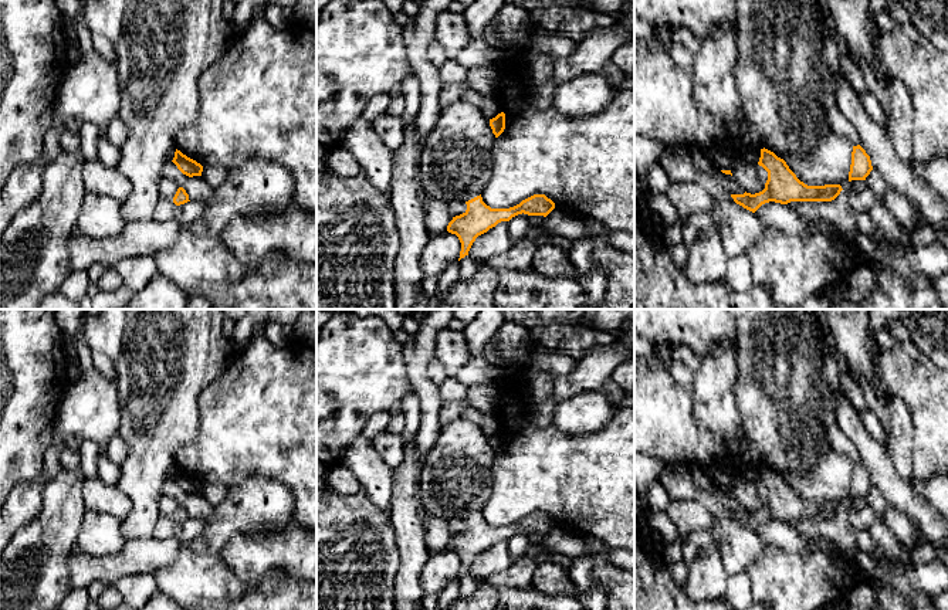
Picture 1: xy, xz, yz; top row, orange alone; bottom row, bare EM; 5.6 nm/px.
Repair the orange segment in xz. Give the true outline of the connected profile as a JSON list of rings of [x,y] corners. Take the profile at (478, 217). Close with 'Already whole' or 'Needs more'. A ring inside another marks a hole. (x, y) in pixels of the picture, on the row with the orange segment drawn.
[[[481,194],[465,201],[467,210],[453,217],[447,226],[447,231],[456,234],[461,243],[460,258],[468,255],[468,251],[475,238],[501,221],[509,221],[518,214],[544,216],[546,217],[553,209],[555,203],[545,194],[534,194],[519,204],[509,209],[491,209],[483,201]]]. Already whole

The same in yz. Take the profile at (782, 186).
[[[761,149],[758,162],[768,172],[765,189],[751,194],[731,194],[734,201],[755,213],[762,204],[775,201],[788,204],[790,201],[832,201],[843,190],[840,184],[808,186],[789,169],[786,162],[768,149]]]. Already whole

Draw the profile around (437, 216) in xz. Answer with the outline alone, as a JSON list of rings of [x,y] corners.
[[[426,190],[421,192],[421,201],[424,206],[424,227],[429,235],[446,231],[454,217],[448,210],[448,203],[431,197]]]

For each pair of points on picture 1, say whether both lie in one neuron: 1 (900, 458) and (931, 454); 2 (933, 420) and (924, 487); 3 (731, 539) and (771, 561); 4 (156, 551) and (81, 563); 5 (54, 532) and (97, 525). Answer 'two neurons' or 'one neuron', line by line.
1: two neurons
2: two neurons
3: two neurons
4: one neuron
5: two neurons

